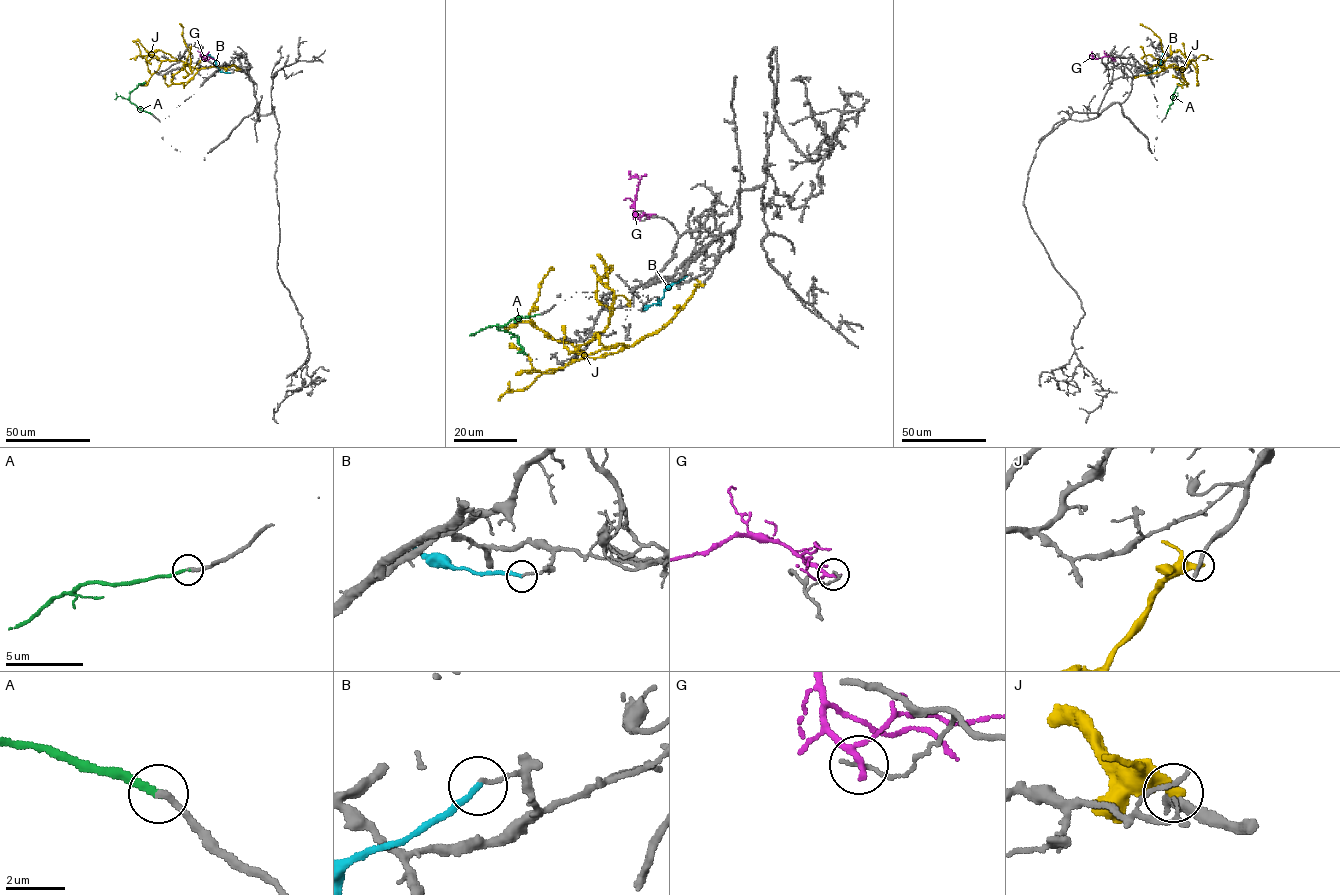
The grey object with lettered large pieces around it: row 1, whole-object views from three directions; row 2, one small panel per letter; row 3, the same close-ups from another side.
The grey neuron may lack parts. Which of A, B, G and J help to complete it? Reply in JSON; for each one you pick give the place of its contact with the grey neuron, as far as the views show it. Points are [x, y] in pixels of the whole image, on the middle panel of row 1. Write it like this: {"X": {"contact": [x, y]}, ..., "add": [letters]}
{"A": {"contact": [538, 314]}, "add": ["A"]}

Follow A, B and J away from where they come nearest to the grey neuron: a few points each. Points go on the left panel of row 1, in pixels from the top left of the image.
A: (151, 114), (140, 110), (129, 99), (129, 93), (145, 82)
B: (230, 73), (221, 72), (207, 53)
J: (239, 69), (234, 65), (202, 68), (187, 82), (172, 82), (186, 64), (190, 66), (190, 53), (179, 23)

